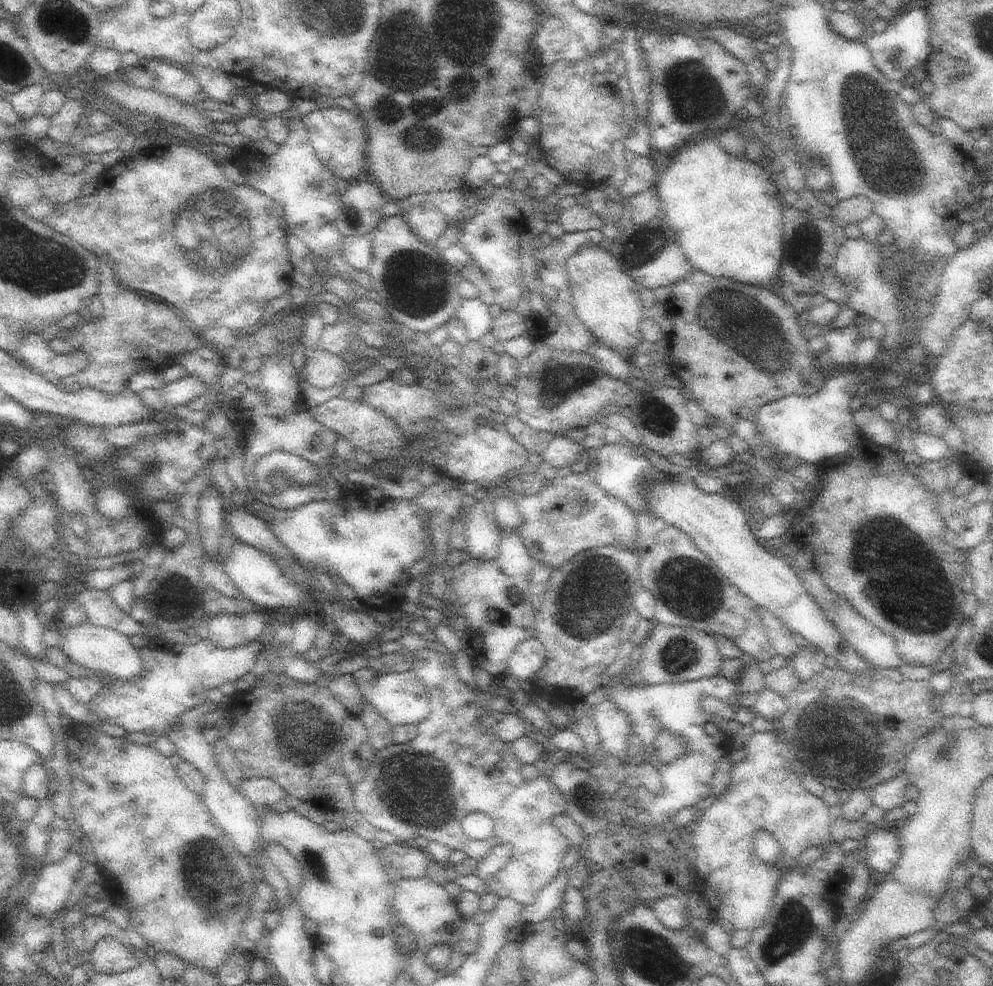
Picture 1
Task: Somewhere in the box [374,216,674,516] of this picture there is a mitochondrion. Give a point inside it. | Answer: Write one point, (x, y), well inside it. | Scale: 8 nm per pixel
(408, 277)

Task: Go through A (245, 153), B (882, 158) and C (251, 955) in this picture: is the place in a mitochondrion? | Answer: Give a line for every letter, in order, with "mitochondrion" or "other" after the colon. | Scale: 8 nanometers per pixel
A: other
B: mitochondrion
C: other

